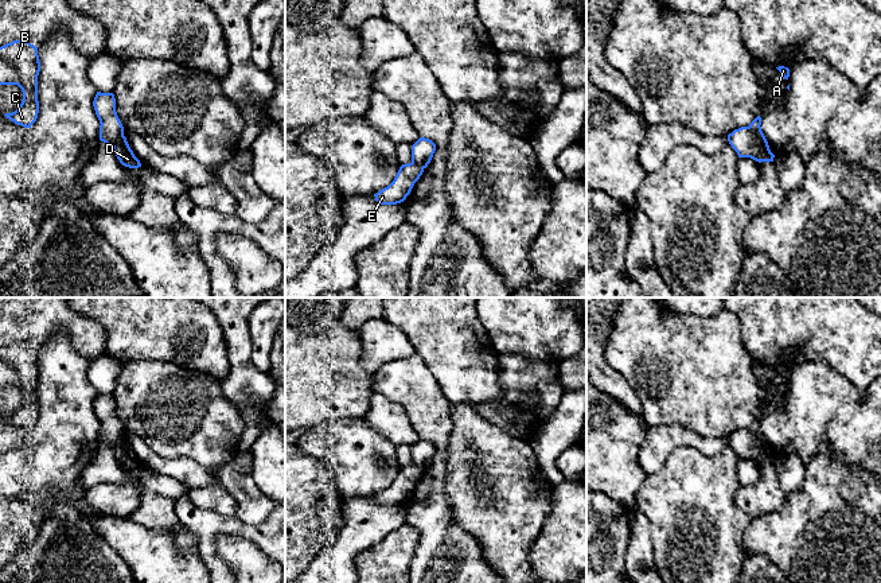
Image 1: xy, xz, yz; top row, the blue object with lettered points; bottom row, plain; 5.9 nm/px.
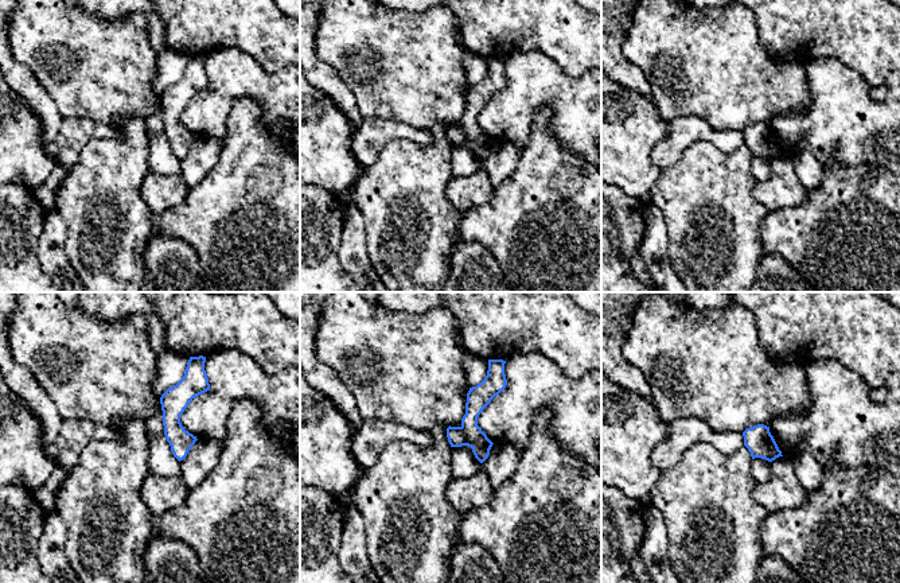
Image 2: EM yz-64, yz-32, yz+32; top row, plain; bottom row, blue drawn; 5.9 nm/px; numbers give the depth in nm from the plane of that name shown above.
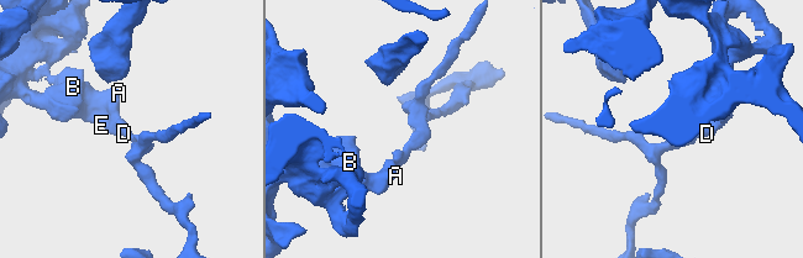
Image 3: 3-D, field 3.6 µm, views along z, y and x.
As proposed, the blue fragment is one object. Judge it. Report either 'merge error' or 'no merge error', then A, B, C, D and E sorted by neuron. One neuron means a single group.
merge error; A B C E / D

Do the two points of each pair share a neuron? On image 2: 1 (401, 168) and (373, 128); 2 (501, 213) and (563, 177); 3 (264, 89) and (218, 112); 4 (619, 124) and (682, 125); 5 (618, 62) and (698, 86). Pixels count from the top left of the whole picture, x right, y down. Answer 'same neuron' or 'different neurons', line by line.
1: different neurons
2: same neuron
3: same neuron
4: different neurons
5: different neurons

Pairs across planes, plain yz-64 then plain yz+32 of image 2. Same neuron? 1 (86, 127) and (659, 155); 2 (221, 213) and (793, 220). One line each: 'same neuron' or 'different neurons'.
1: same neuron
2: same neuron

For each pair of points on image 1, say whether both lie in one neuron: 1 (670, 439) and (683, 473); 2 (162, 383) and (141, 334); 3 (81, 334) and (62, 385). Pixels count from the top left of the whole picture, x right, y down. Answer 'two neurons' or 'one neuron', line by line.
1: two neurons
2: two neurons
3: two neurons

